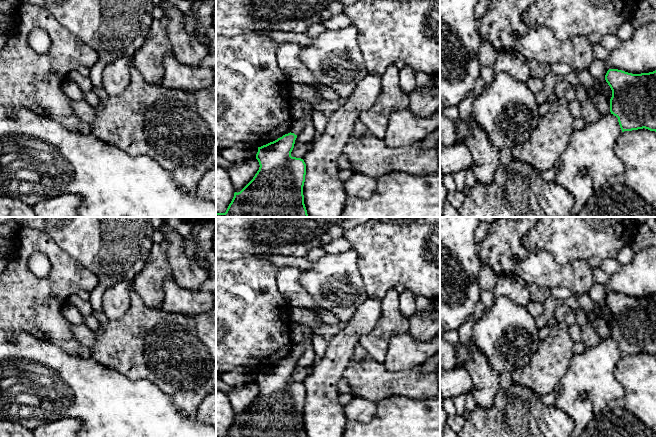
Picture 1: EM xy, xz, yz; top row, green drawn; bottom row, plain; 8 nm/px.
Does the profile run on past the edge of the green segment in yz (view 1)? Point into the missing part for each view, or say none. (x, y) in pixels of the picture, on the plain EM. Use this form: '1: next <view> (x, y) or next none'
1: next none

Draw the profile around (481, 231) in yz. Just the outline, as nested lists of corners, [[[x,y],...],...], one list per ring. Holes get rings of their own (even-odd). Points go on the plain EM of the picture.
[[[480,222],[475,231],[475,243],[483,241],[488,233],[490,224],[485,222]]]

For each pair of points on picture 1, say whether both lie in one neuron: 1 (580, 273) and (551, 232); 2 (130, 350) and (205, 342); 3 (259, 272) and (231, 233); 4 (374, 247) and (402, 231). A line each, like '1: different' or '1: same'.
1: different
2: same
3: different
4: same

